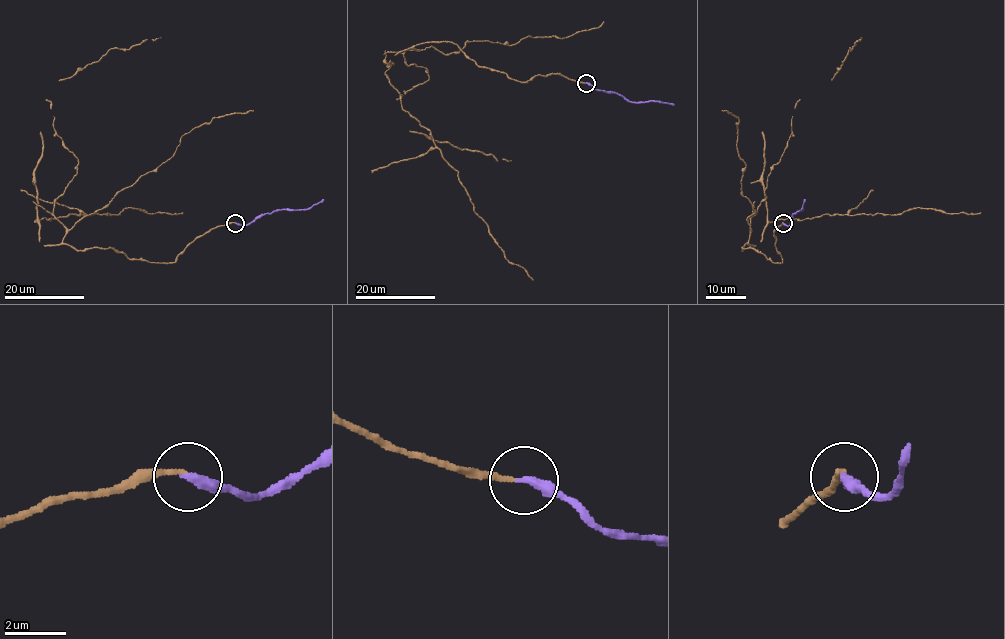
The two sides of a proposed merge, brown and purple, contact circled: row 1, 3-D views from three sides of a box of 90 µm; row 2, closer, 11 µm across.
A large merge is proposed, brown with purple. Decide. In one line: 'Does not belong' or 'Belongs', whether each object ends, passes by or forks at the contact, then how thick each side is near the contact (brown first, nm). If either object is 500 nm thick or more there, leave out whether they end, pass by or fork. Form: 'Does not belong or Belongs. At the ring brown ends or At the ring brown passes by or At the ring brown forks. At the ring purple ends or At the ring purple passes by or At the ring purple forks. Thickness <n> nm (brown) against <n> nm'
Belongs. At the ring brown ends. At the ring purple ends. Thickness 140 nm (brown) against 320 nm

